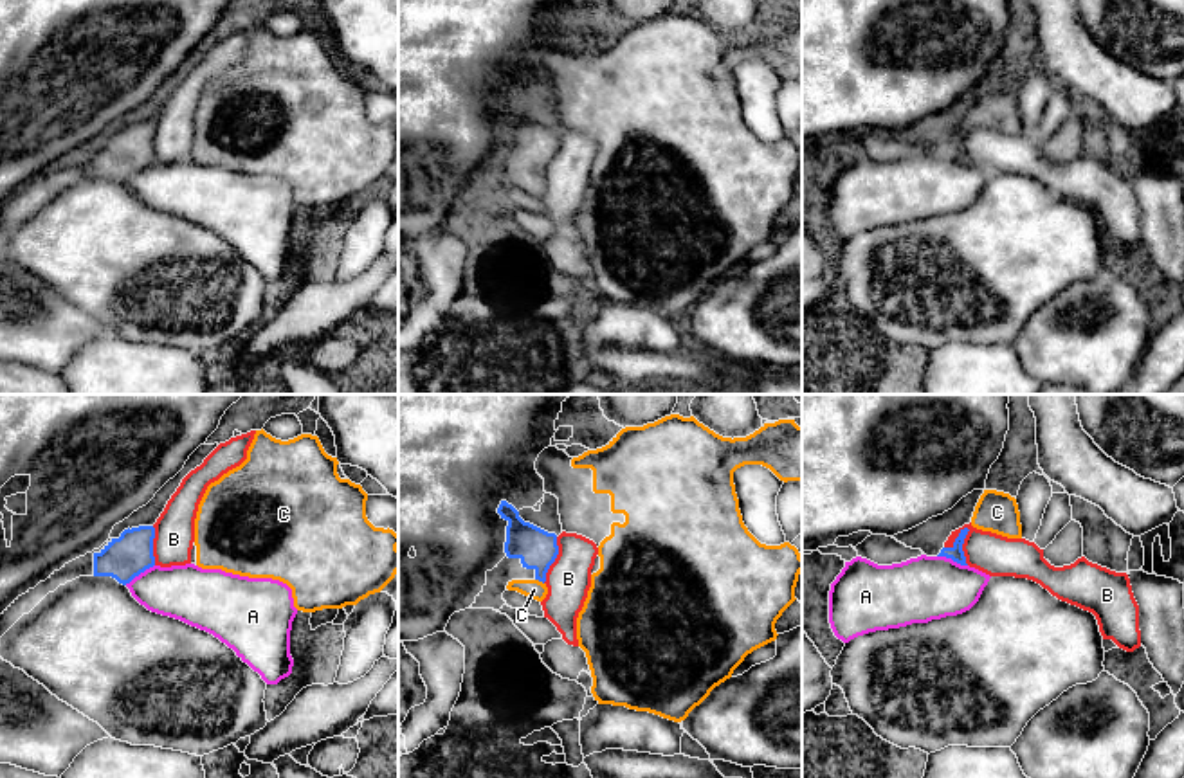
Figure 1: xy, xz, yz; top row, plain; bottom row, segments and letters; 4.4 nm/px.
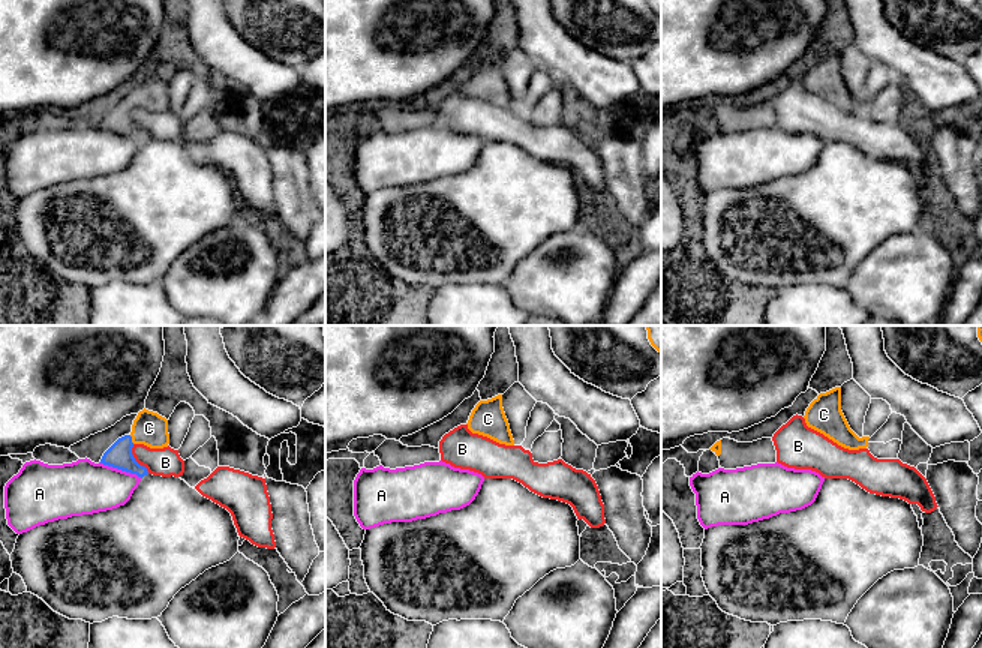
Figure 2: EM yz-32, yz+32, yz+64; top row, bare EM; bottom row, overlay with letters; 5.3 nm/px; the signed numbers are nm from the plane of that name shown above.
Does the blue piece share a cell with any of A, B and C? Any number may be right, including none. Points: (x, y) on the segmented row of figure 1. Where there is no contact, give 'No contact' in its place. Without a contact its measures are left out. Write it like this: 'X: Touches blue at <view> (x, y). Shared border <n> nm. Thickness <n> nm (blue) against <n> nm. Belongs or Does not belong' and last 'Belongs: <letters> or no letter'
A: Touches blue at yz (952, 559). Shared border 140 nm. Thickness 70 nm (blue) against 280 nm. Does not belong
B: Touches blue at yz (961, 546). Shared border 180 nm. Thickness 70 nm (blue) against 190 nm. Does not belong
C: Touches blue at xz (539, 580). Shared border 50 nm. Thickness 180 nm (blue) against 90 nm. Belongs
Belongs: C

